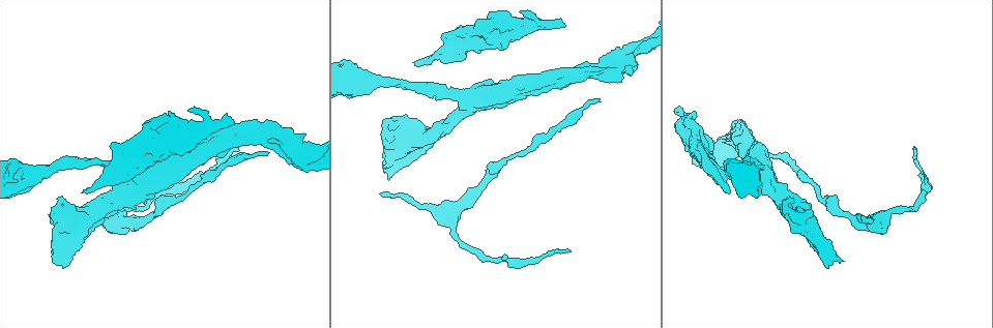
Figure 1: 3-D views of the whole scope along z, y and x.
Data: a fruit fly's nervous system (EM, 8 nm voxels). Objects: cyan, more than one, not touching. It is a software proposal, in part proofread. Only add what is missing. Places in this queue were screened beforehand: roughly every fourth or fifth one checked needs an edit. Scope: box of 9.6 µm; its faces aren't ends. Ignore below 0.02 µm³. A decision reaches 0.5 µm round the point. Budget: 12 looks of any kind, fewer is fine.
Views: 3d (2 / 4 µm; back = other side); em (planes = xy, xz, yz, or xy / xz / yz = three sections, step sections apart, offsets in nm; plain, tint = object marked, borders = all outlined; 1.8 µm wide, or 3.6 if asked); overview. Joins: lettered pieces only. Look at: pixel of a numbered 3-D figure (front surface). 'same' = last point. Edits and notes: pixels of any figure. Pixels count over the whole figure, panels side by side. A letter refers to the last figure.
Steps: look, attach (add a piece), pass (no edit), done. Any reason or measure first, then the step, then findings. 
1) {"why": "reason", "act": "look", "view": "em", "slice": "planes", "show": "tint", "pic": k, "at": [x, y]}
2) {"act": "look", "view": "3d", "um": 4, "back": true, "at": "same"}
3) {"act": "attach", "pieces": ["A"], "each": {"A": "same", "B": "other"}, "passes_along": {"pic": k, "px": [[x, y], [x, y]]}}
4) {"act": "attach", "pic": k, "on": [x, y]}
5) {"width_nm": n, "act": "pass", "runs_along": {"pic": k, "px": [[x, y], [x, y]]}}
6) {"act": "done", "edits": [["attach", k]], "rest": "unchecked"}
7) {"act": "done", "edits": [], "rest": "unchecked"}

{"act": "look", "view": "em", "slice": "xy", "step": 4, "show": "borders", "pic": 1, "at": [571, 250]}

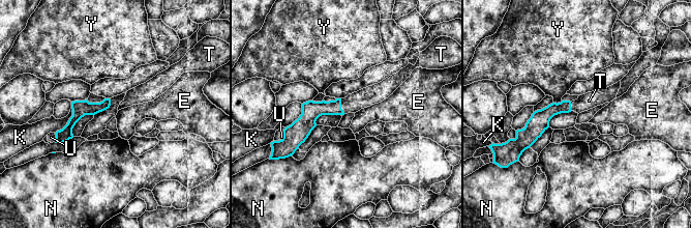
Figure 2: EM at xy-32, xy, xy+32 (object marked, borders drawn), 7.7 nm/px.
{"width_nm": 80, "act": "attach", "pieces": ["T"], "each": {"E": "other", "K": "other", "N": "other", "T": "same", "U": "other", "Y": "other"}, "passes_along": {"pic": 2, "px": [[311, 110], [340, 106], [365, 97]]}, "found": "the cell continues"}

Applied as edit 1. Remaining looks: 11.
{"why": "an open end", "act": "look", "view": "em", "slice": "planes", "show": "borders", "pic": 1, "at": [415, 63]}

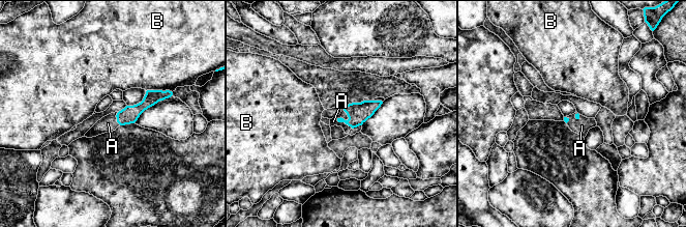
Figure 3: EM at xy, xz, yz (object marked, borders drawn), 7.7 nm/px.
{"act": "attach", "pieces": ["A"], "each": {"A": "same", "B": "other"}, "found": "it goes on there"}

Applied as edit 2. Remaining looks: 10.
{"why": "redraw", "act": "look", "view": "overview"}

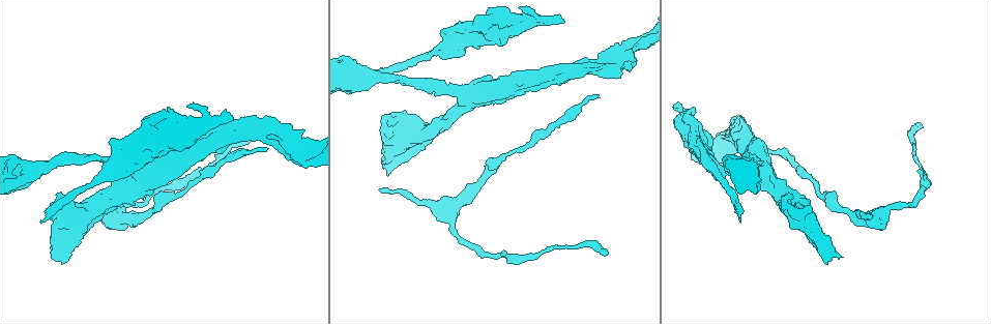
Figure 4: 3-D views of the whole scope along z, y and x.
{"why": "thick turns thin", "act": "look", "view": "3d", "um": 4, "pic": 4, "at": [827, 254]}

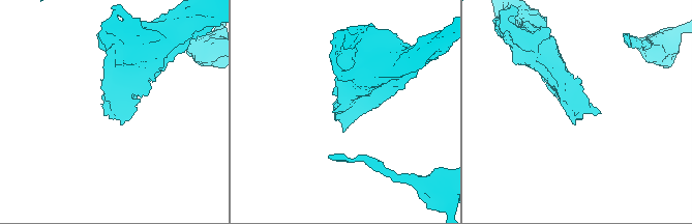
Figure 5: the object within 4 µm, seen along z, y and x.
{"why": "shape alone is not enough", "act": "look", "view": "em", "slice": "planes", "show": "borders", "pic": 5, "at": [111, 104]}

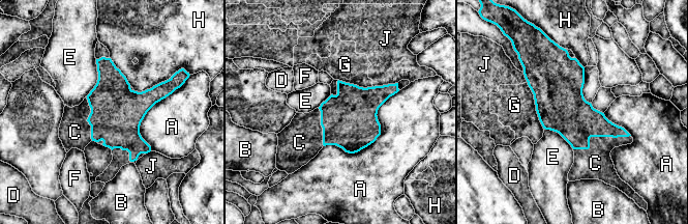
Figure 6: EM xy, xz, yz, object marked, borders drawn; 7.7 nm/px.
{"act": "attach", "pieces": ["C"], "each": {"A": "other", "B": "other", "C": "same", "D": "other", "E": "other", "F": "other", "G": "other", "H": "other", "J": "other"}, "passes_along": {"pic": 6, "px": [[574, 118], [597, 136], [595, 163]]}, "found": "the cell continues"}

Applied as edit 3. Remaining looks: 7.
{"why": "see it whole again", "act": "look", "view": "overview"}

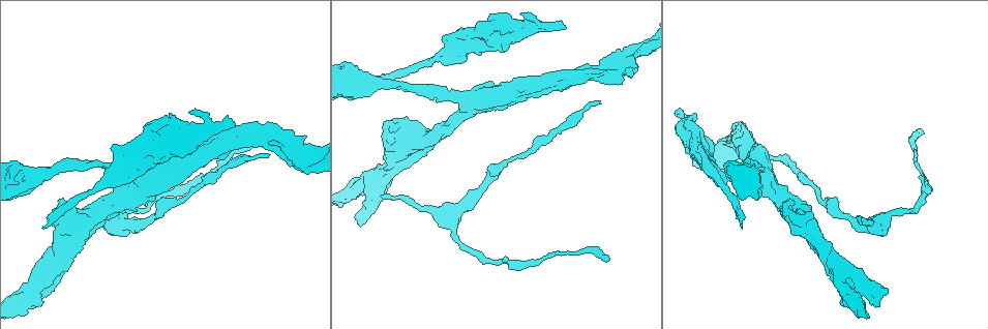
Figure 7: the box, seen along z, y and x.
{"why": "a fork", "act": "look", "view": "3d", "um": 4, "pic": 7, "at": [121, 216]}

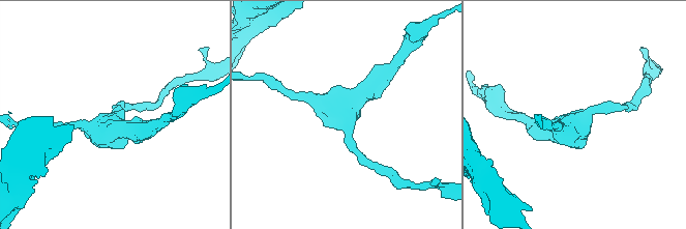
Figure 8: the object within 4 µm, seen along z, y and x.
{"act": "look", "view": "em", "slice": "yz", "step": 8, "show": "borders", "pic": 8, "at": [116, 117]}

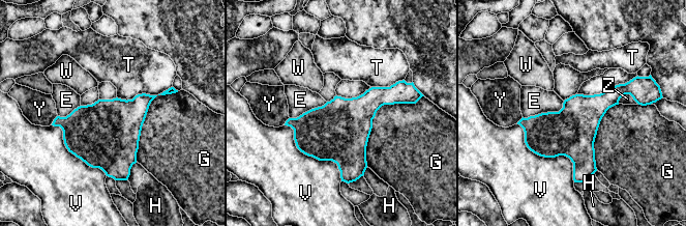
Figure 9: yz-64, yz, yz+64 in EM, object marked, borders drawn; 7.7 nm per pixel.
{"why": "another direction", "act": "look", "view": "em", "slice": "planes", "show": "borders", "at": "same"}

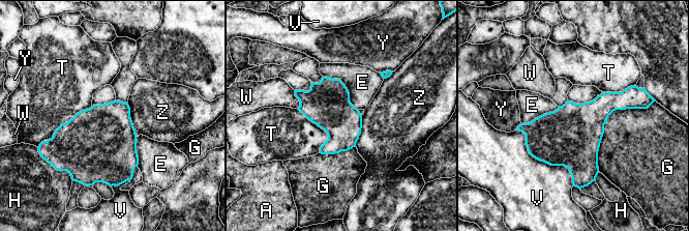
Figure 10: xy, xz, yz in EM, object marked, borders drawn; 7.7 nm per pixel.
{"act": "pass", "each": {"A": "other", "E": "other", "G": "other", "H": "other", "T": "other", "V": "other", "W": "other", "Y": "other", "Z": "other"}, "found": "none of them fits"}

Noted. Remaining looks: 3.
{"why": "tapers out", "act": "look", "view": "em", "slice": "planes", "show": "borders", "pic": 7, "at": [599, 103]}

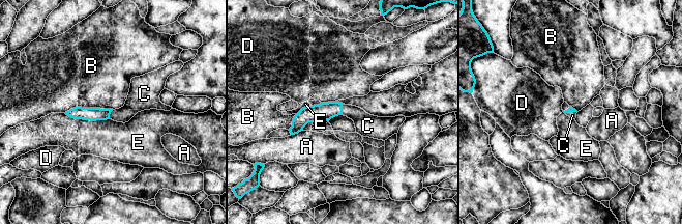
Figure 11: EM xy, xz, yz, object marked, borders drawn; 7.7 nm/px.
{"longest_contact_nm": ["B", 380], "act": "attach", "pieces": ["C"], "each": {"A": "other", "B": "other", "C": "same", "D": "other", "E": "other"}, "passes_along": {"pic": 11, "px": [[325, 111], [342, 109], [367, 126]]}, "found": "it goes on there"}

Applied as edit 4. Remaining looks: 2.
{"act": "done", "edits": [["attach", 2], ["attach", 3], ["attach", 6], ["attach", 11]], "rest": "unchecked"}

